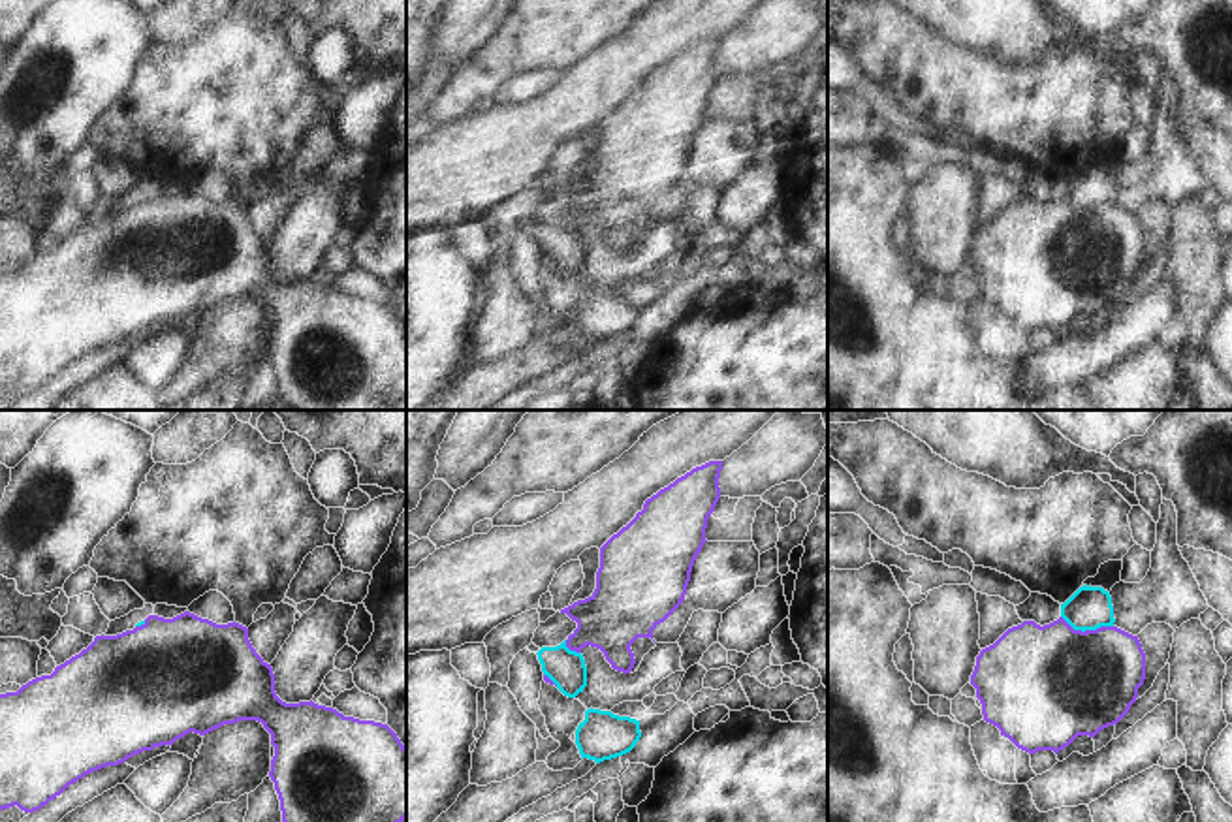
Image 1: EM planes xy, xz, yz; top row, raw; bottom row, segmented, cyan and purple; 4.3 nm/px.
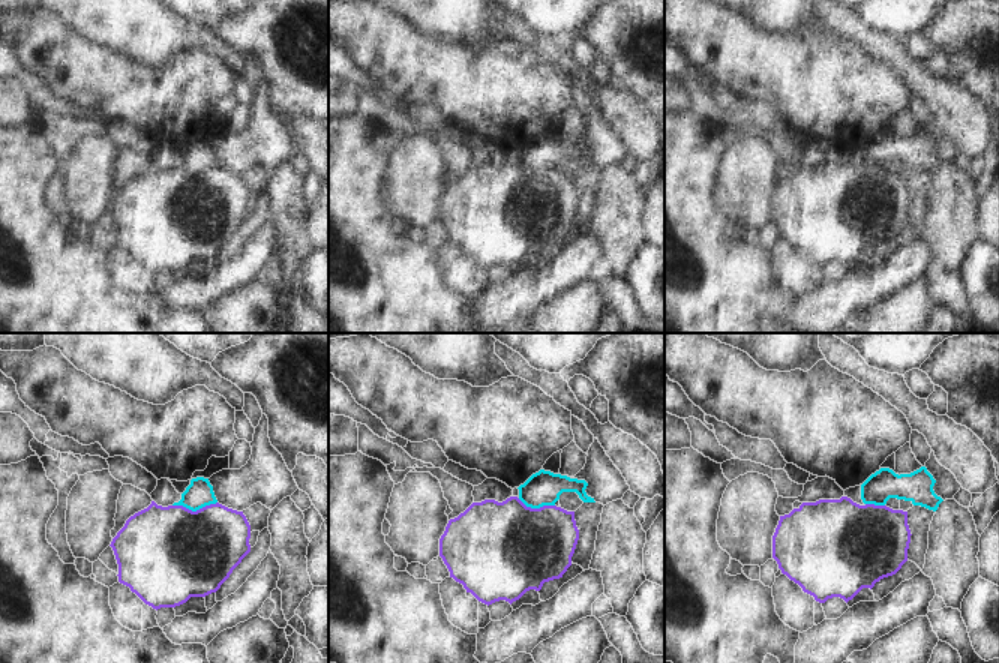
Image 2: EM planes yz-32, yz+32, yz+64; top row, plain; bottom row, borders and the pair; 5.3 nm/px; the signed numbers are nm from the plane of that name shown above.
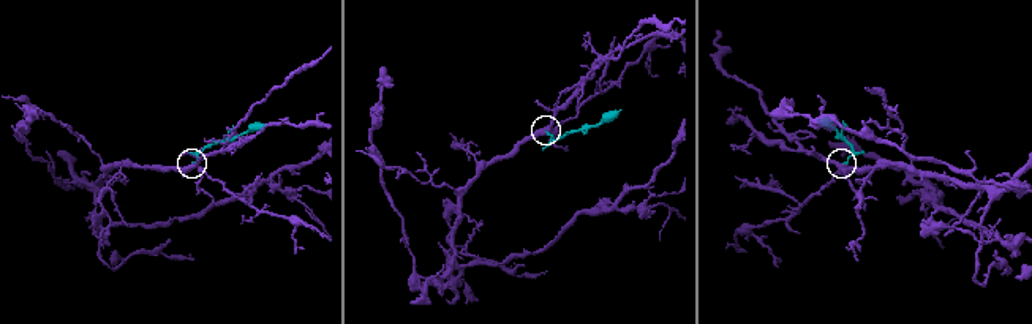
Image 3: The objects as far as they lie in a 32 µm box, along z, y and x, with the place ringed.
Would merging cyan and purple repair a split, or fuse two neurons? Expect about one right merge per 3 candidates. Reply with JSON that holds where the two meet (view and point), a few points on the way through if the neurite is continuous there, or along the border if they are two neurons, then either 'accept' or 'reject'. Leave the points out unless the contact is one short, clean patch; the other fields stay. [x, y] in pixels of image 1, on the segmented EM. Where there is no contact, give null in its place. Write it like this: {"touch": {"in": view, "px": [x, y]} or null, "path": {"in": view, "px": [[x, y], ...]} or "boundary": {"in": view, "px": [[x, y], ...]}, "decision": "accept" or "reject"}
{"touch": {"in": "yz", "px": [1088, 629]}, "boundary": {"in": "yz", "px": [[1061, 616], [1074, 629], [1082, 631], [1112, 627]]}, "decision": "reject"}

